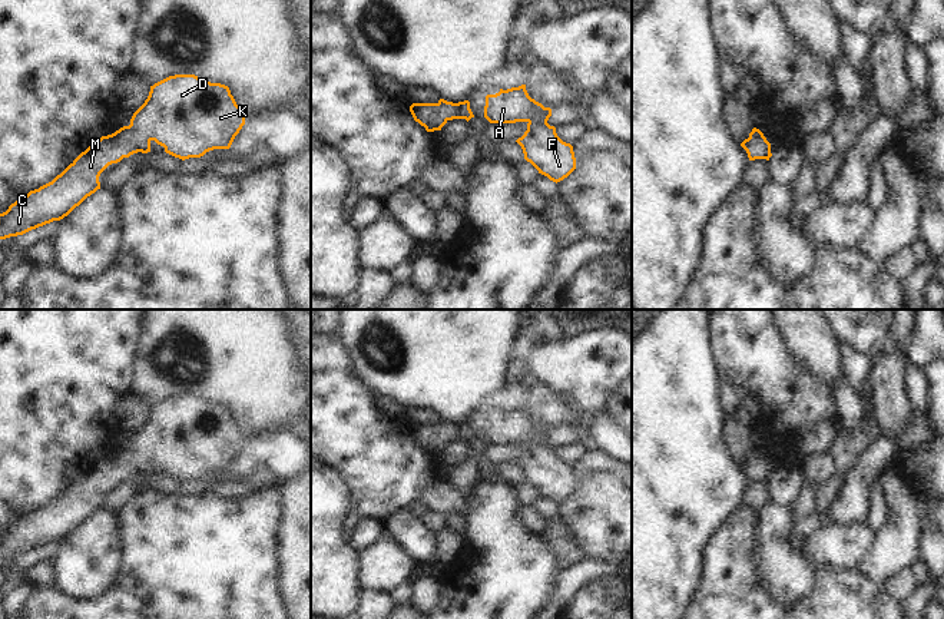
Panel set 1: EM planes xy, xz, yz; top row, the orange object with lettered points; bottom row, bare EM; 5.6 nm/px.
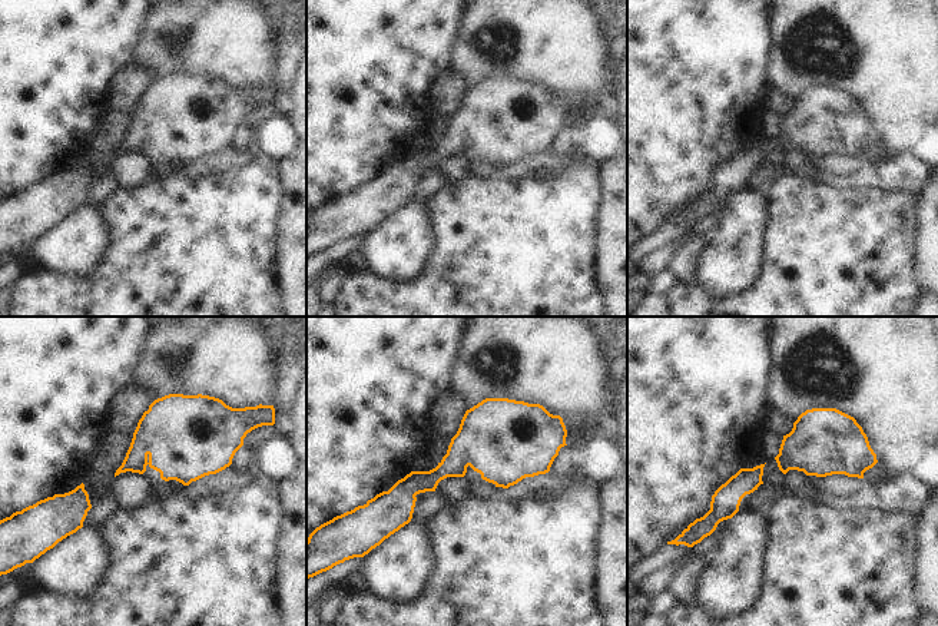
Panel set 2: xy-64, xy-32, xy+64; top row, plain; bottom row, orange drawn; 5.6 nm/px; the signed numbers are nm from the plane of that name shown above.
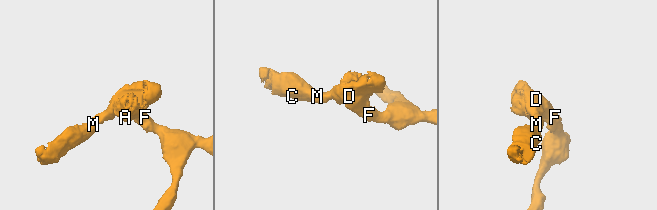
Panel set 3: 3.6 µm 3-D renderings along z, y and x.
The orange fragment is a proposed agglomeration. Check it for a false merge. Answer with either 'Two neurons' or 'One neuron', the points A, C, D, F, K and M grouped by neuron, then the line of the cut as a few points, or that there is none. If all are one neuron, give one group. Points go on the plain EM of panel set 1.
One neuron. Groups: A C D F K M. No split.

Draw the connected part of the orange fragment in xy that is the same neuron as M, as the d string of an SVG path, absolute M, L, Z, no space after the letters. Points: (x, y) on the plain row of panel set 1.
M195 395L169 397L150 407L148 420L133 434L129 447L97 460L52 503L30 512L0 534L0 560L63 540L100 510L99 497L109 486L138 473L150 473L152 461L163 467L166 474L185 481L201 479L213 470L229 470L244 446L245 433L236 426L228 407L211 404Z

